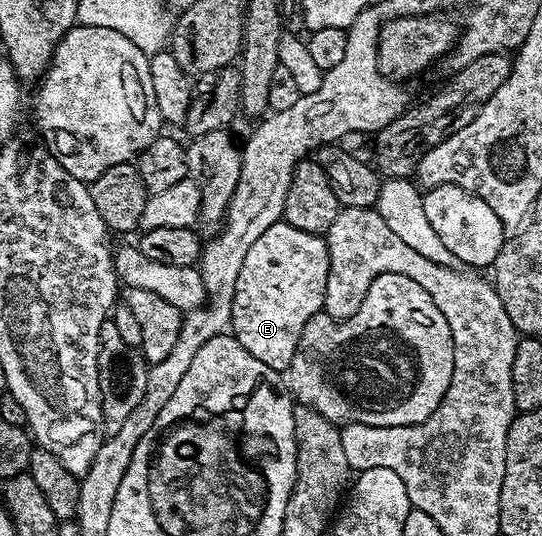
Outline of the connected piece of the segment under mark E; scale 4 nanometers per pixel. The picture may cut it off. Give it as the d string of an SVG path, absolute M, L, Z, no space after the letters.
M281 219L268 228L250 247L246 260L242 263L242 271L238 271L238 287L234 287L234 303L232 304L231 332L238 343L254 355L266 367L284 371L291 366L300 348L300 336L306 323L321 312L324 307L326 283L328 282L328 242L321 234L310 231L298 231L298 227Z

